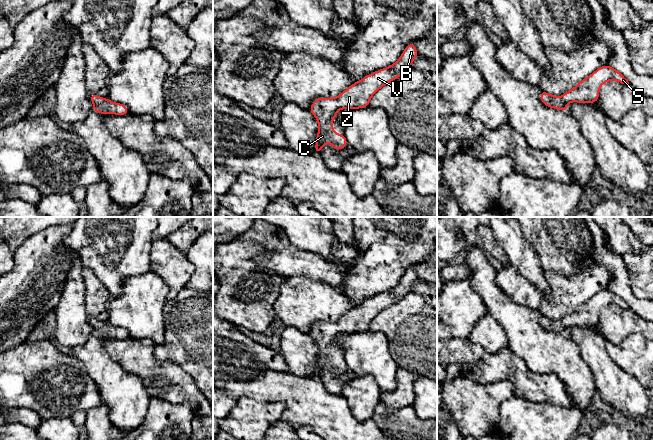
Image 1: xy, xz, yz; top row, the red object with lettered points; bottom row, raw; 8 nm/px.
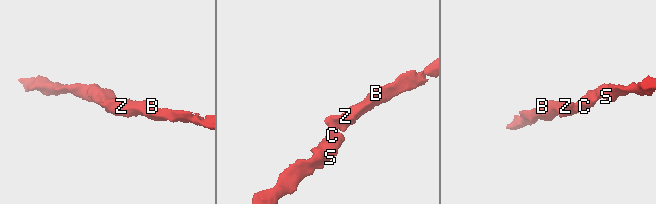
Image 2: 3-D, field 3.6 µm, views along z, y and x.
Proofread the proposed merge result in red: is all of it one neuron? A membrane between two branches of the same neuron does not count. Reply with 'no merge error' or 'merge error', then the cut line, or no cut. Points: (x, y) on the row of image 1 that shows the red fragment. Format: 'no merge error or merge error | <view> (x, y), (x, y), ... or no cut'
no merge error | no cut

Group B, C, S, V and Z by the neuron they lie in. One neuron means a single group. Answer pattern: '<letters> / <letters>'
B C S V Z

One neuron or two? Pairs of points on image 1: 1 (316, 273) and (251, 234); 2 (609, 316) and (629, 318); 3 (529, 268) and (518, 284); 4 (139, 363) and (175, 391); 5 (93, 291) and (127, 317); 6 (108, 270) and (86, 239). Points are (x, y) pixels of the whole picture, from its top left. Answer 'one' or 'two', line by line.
1: one
2: one
3: two
4: one
5: two
6: one

